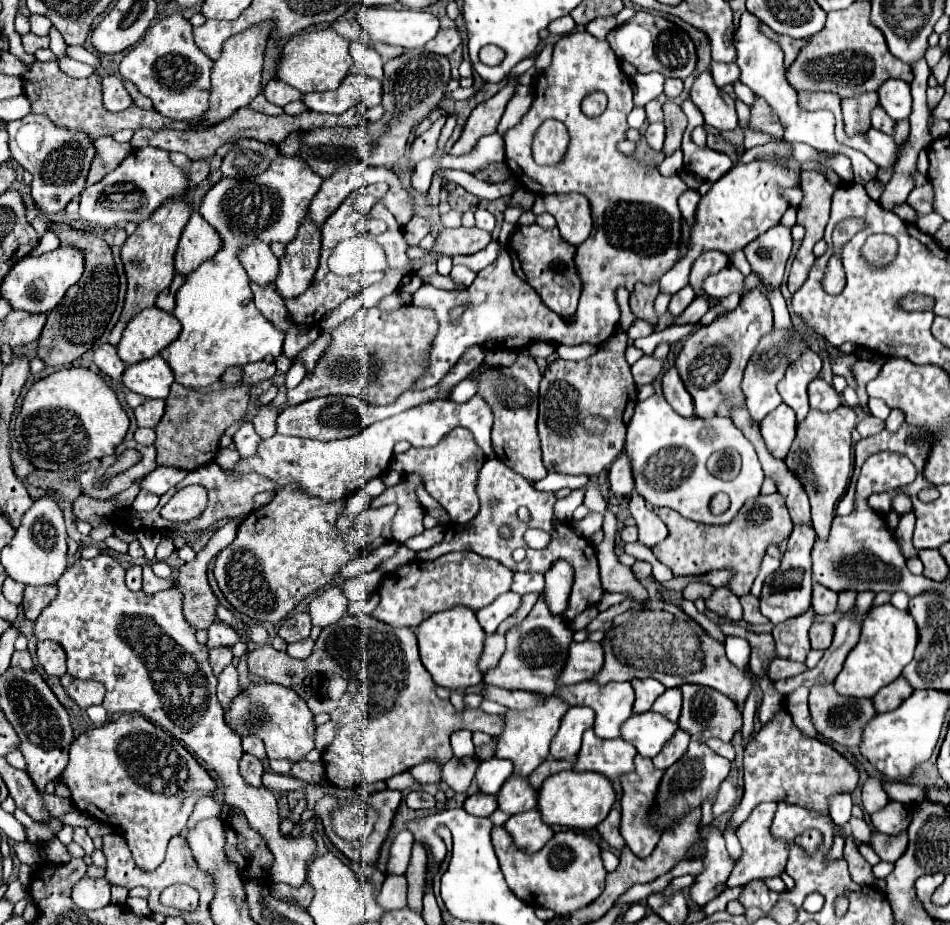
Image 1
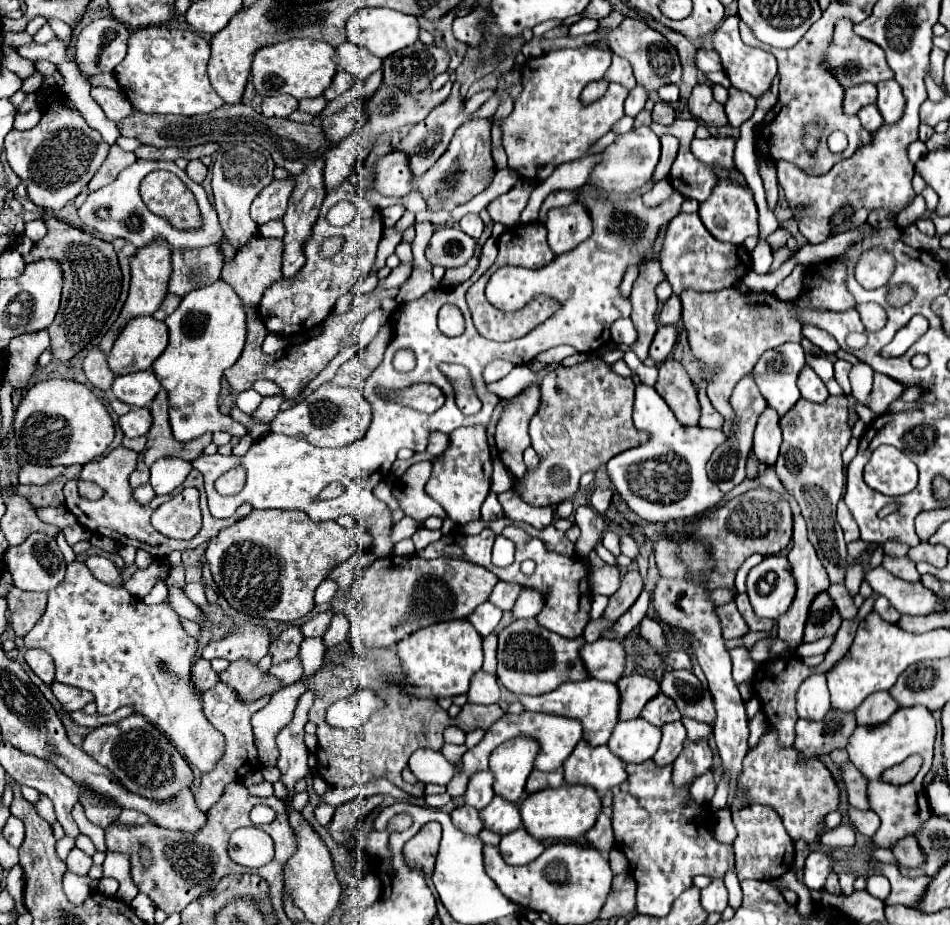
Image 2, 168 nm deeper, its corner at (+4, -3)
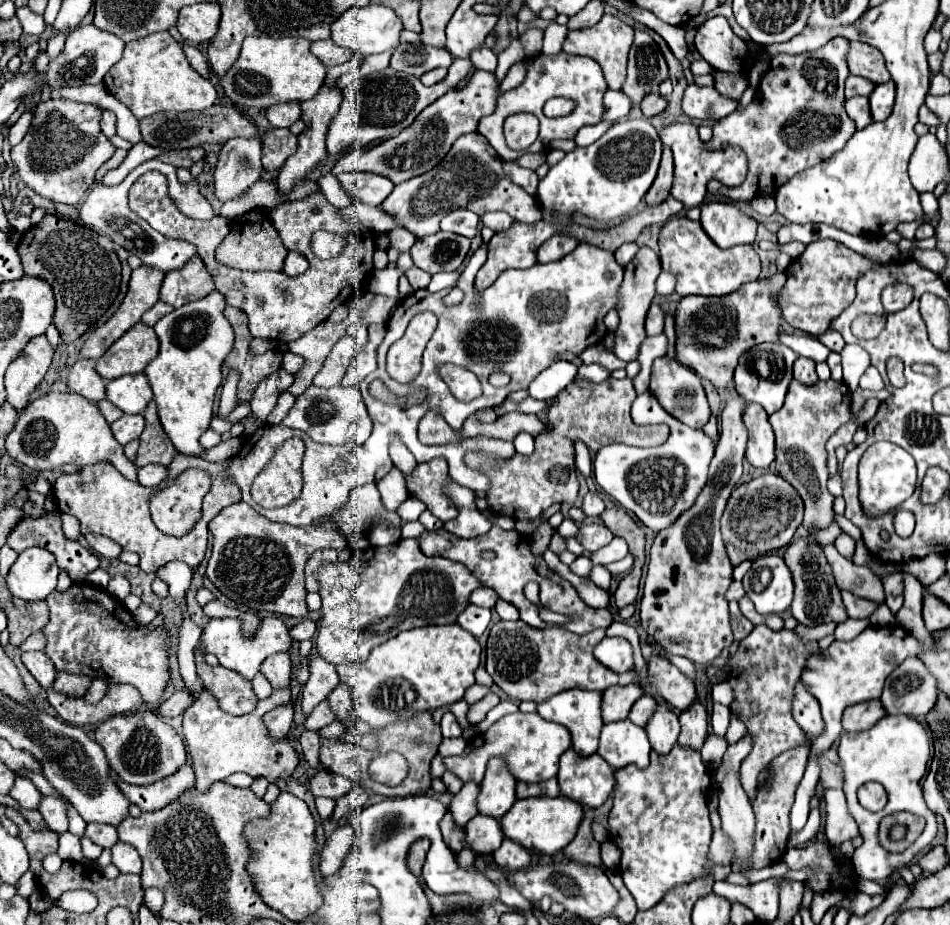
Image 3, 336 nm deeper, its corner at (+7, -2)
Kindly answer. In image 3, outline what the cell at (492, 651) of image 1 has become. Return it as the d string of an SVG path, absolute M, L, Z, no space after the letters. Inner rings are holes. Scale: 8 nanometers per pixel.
M473 684L473 686L465 692L465 698L463 698L463 700L465 700L467 704L475 704L475 702L477 702L477 700L481 700L487 692L489 692L489 688L479 686L479 684Z

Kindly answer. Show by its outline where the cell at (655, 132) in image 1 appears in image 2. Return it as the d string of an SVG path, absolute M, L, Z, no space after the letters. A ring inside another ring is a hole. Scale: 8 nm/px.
M634 127L632 131L618 137L616 143L604 149L604 159L590 175L590 183L606 189L606 191L620 191L620 193L632 193L640 189L654 173L654 167L660 157L660 139L656 133L652 133L650 127Z

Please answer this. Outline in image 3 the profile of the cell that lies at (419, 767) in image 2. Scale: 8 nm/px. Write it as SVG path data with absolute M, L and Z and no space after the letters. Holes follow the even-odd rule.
M515 712L499 718L485 734L473 736L463 754L445 758L445 766L449 772L457 774L463 782L481 784L489 758L501 758L517 780L543 782L557 774L559 756L565 750L569 750L569 746L571 746L571 734L561 724L547 722L537 712L533 714Z

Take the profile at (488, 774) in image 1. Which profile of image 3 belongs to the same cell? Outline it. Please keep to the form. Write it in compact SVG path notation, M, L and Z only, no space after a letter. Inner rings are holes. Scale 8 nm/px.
M469 782L463 784L463 788L453 796L449 804L449 812L453 814L453 820L459 826L465 826L473 816L477 816L477 806L475 806L477 794L479 794L479 786L475 782Z

